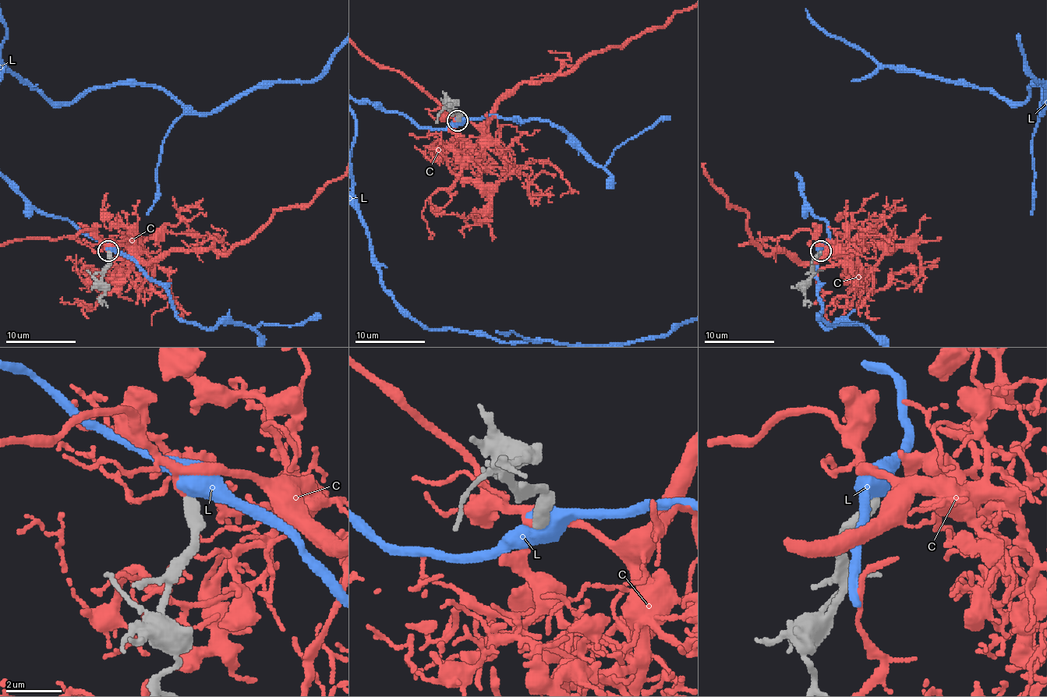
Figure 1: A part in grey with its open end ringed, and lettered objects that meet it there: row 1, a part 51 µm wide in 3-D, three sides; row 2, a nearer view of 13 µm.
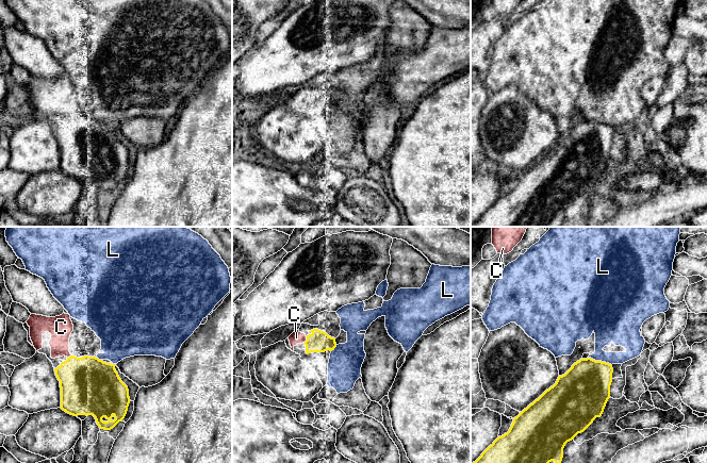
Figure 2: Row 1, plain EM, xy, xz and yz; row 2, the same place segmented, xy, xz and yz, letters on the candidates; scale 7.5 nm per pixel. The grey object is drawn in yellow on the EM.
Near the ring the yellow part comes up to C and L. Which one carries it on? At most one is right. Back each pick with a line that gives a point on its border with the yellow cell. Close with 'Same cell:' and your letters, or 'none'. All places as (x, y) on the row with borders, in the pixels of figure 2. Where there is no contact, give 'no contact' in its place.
C: xz (307, 340)
Same cell: C

